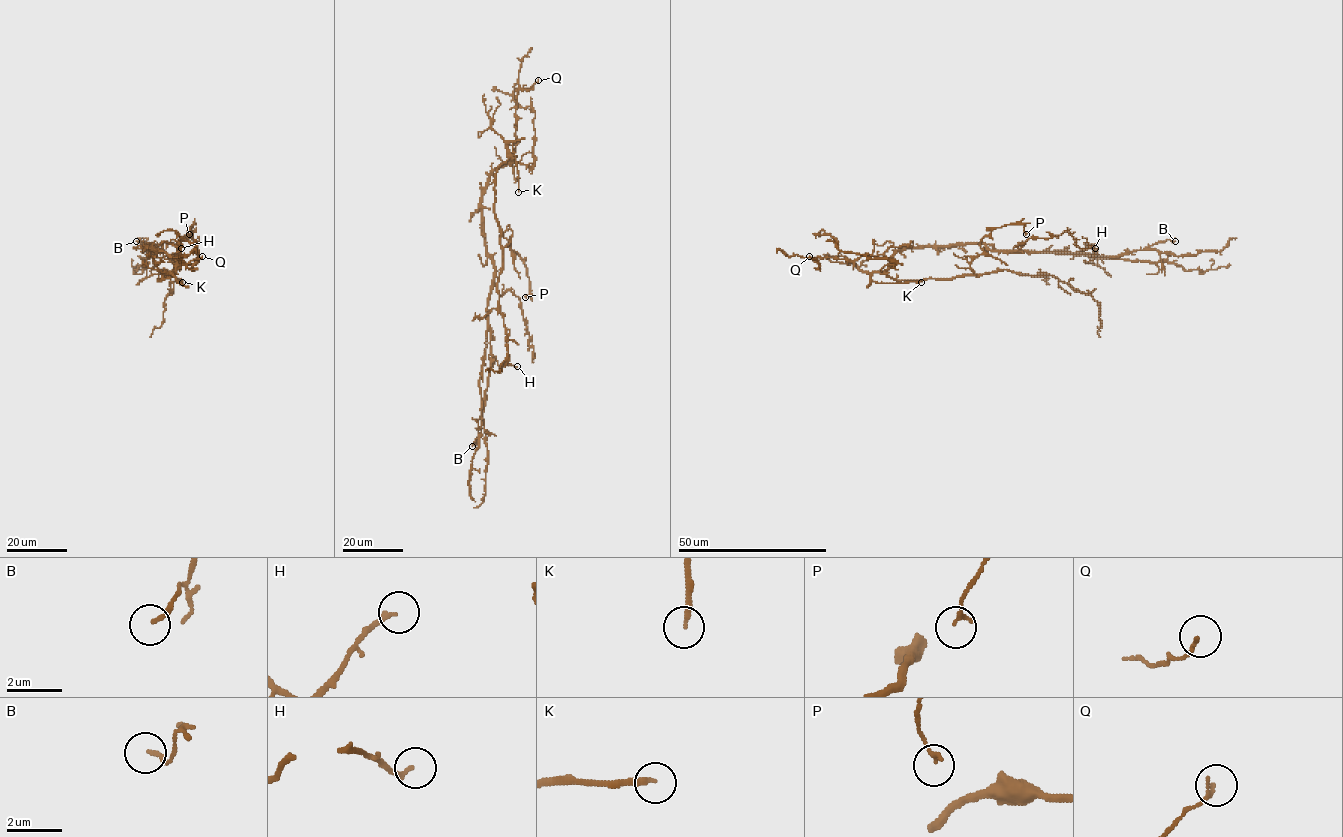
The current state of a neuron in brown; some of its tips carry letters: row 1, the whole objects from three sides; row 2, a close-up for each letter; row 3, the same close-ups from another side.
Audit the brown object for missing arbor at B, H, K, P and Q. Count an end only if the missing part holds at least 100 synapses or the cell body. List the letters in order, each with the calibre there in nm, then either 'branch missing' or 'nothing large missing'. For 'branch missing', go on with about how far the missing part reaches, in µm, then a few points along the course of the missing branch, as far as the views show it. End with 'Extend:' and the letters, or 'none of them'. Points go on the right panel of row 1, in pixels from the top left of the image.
B: 160 nm | nothing large missing
H: 180 nm | nothing large missing
K: 200 nm | branch missing | 120 µm | (921, 282), (941, 282), (982, 316), (1075, 351), (1116, 372), (1142, 377), (1157, 367), (1166, 367), (1197, 375)
P: 130 nm | nothing large missing
Q: 130 nm | nothing large missing
Extend: K

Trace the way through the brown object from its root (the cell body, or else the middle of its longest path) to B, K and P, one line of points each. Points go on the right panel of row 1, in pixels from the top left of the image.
B: (918, 247), (984, 244), (994, 250), (1118, 256), (1145, 250), (1169, 239), (1175, 241)
K: (918, 247), (898, 249), (889, 260), (889, 267), (874, 272), (871, 278), (879, 283), (921, 282)
P: (918, 247), (898, 249), (886, 273), (904, 280), (975, 276), (970, 263), (994, 228), (1023, 223), (1026, 234)

